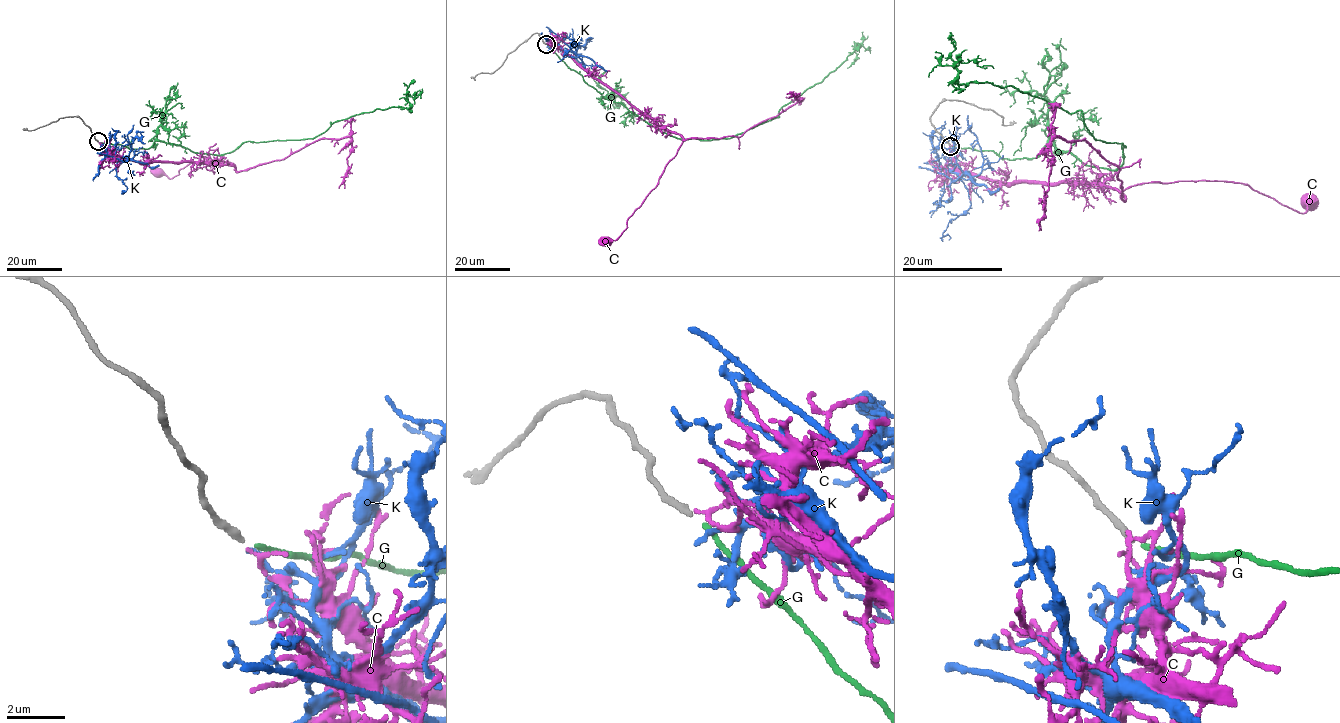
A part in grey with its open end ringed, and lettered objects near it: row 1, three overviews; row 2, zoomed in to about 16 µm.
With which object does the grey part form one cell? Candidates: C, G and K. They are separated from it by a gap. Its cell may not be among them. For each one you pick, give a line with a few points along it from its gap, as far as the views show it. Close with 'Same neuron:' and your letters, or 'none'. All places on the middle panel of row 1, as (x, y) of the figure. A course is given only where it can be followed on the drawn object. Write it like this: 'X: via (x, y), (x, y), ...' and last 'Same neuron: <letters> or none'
G: via (547, 45), (604, 97), (681, 139), (730, 138), (778, 117), (783, 106), (821, 82), (857, 48), (847, 68)
Same neuron: G

